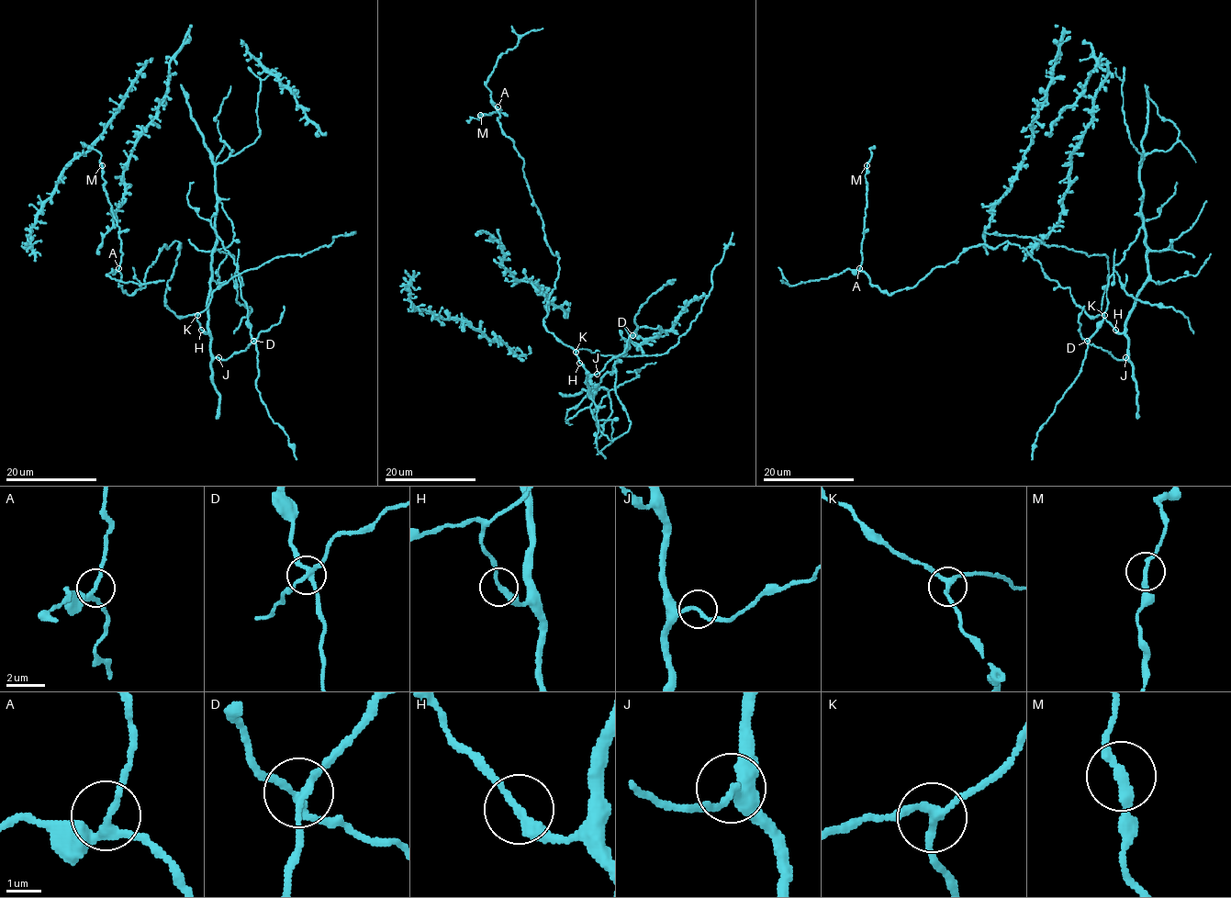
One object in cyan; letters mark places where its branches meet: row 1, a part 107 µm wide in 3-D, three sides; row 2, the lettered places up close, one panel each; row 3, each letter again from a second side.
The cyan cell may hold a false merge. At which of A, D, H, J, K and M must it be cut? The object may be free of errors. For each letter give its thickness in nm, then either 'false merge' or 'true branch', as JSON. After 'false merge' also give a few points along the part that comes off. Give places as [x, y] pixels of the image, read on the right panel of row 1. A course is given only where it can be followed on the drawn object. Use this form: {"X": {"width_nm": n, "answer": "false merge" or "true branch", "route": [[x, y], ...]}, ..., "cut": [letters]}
{"A": {"width_nm": 200, "answer": "true branch"}, "D": {"width_nm": 200, "answer": "false merge", "route": [[1087, 341], [1104, 317], [1107, 283], [1113, 267], [1124, 258], [1143, 223], [1155, 218], [1175, 191], [1177, 182]]}, "H": {"width_nm": 220, "answer": "true branch"}, "J": {"width_nm": 180, "answer": "true branch"}, "K": {"width_nm": 200, "answer": "true branch"}, "M": {"width_nm": 240, "answer": "true branch"}, "cut": ["D"]}

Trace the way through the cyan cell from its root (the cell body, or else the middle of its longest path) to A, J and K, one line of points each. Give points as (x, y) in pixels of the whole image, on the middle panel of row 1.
A: (608, 355), (572, 350), (543, 324), (559, 257), (546, 242), (522, 170), (523, 159), (502, 129), (497, 106)
J: (608, 355), (584, 348), (576, 352), (578, 361), (589, 376), (598, 374)
K: (608, 355), (584, 348), (576, 352)

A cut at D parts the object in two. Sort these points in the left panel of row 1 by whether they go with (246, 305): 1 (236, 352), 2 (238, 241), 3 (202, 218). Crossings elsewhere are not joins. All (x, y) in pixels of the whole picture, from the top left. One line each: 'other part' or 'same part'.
1: other part
2: other part
3: same part

